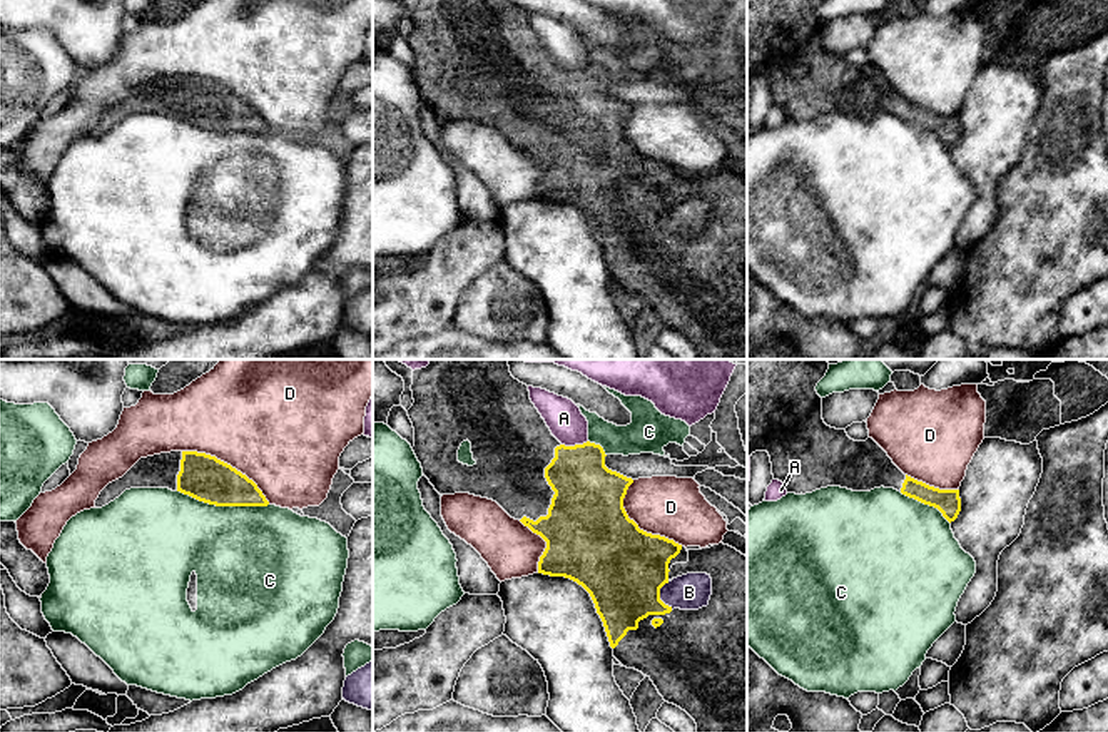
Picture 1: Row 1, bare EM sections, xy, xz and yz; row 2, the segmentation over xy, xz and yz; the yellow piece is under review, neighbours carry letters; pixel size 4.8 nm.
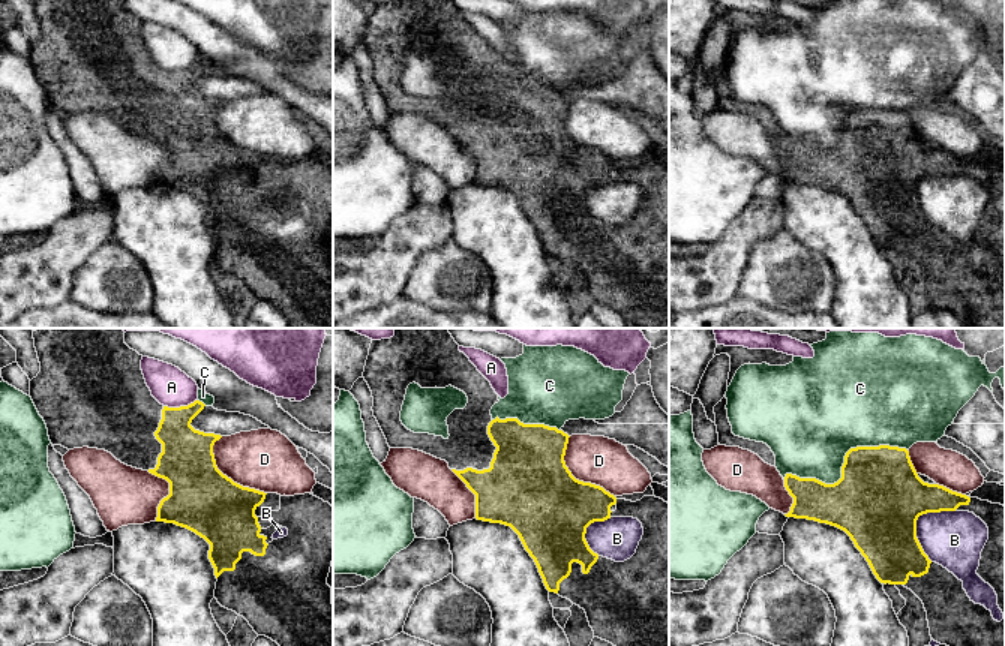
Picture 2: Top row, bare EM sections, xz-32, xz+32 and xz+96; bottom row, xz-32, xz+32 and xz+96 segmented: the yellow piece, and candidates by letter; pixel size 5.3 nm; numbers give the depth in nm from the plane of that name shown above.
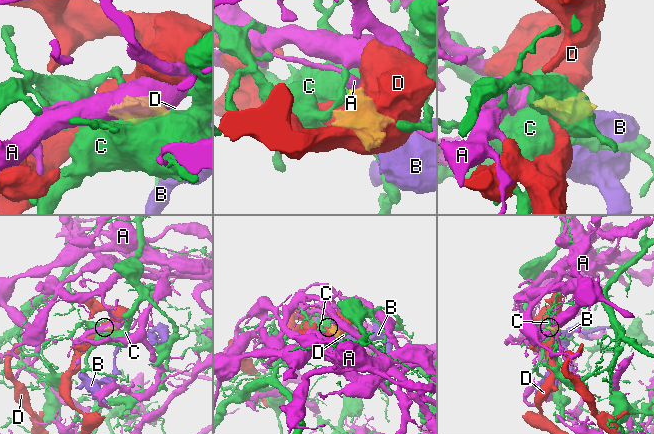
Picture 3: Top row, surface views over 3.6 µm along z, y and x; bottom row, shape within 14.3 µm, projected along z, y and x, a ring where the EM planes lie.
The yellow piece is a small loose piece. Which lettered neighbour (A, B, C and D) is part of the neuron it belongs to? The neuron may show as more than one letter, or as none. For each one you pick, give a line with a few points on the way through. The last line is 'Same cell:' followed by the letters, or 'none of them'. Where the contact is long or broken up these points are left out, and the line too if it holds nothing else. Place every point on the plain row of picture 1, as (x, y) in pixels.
Same cell: none of them

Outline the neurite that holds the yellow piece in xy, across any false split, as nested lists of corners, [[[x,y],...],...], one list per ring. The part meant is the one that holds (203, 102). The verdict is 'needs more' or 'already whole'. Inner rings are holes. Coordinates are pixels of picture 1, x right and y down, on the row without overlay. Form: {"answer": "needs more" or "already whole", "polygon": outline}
{"answer": "needs more", "polygon": [[[170,77],[140,84],[122,104],[109,109],[95,125],[102,134],[130,114],[169,114],[216,132],[267,132],[257,110],[216,82]]]}

